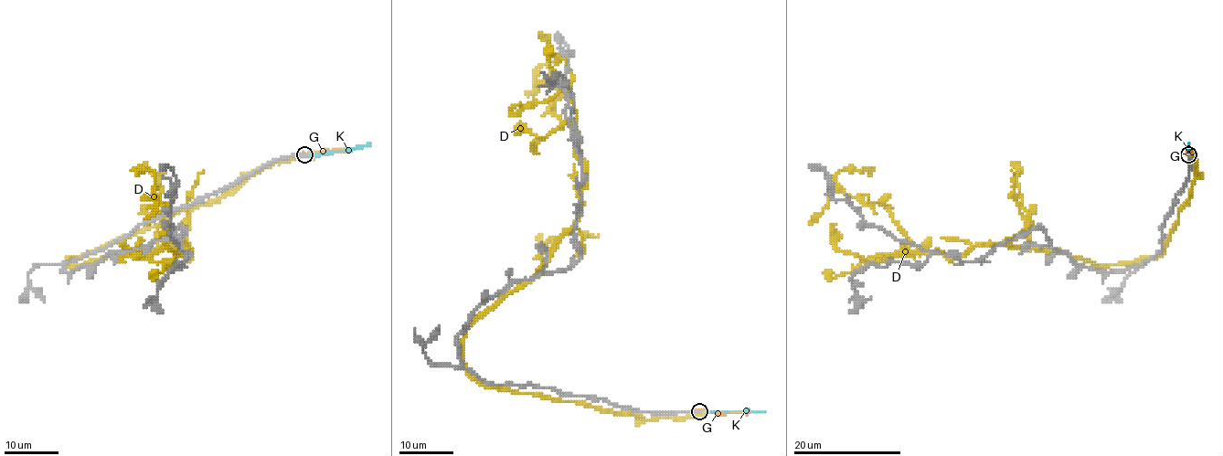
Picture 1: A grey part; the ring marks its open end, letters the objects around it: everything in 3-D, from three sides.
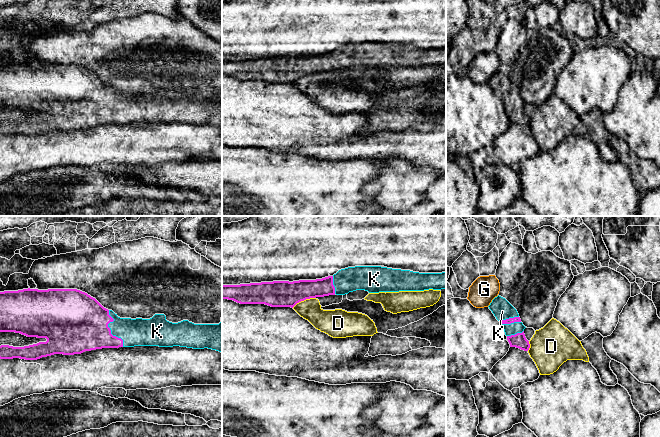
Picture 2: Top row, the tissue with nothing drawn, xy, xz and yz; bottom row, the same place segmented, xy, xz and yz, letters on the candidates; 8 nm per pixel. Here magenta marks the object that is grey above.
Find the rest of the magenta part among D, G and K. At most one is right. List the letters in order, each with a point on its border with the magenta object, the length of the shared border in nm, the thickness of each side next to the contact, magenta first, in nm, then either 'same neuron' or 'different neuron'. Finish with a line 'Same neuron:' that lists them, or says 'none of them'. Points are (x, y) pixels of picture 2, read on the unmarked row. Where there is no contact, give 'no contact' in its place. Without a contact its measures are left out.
D: xz (303, 76) | 200 nm | 200/180 nm | different neuron
G: no contact | different neuron
K: xy (110, 106) | 320 nm | 440/220 nm | same neuron
Same neuron: K

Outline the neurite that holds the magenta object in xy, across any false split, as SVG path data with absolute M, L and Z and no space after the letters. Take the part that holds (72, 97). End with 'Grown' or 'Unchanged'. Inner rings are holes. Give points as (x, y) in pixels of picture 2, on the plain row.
M28 64L0 68L0 108L47 115L24 123L1 121L0 135L37 136L54 130L74 131L102 124L134 122L208 124L222 129L222 93L219 100L194 100L188 96L172 99L164 90L155 90L150 95L120 94L77 65Z. Grown

